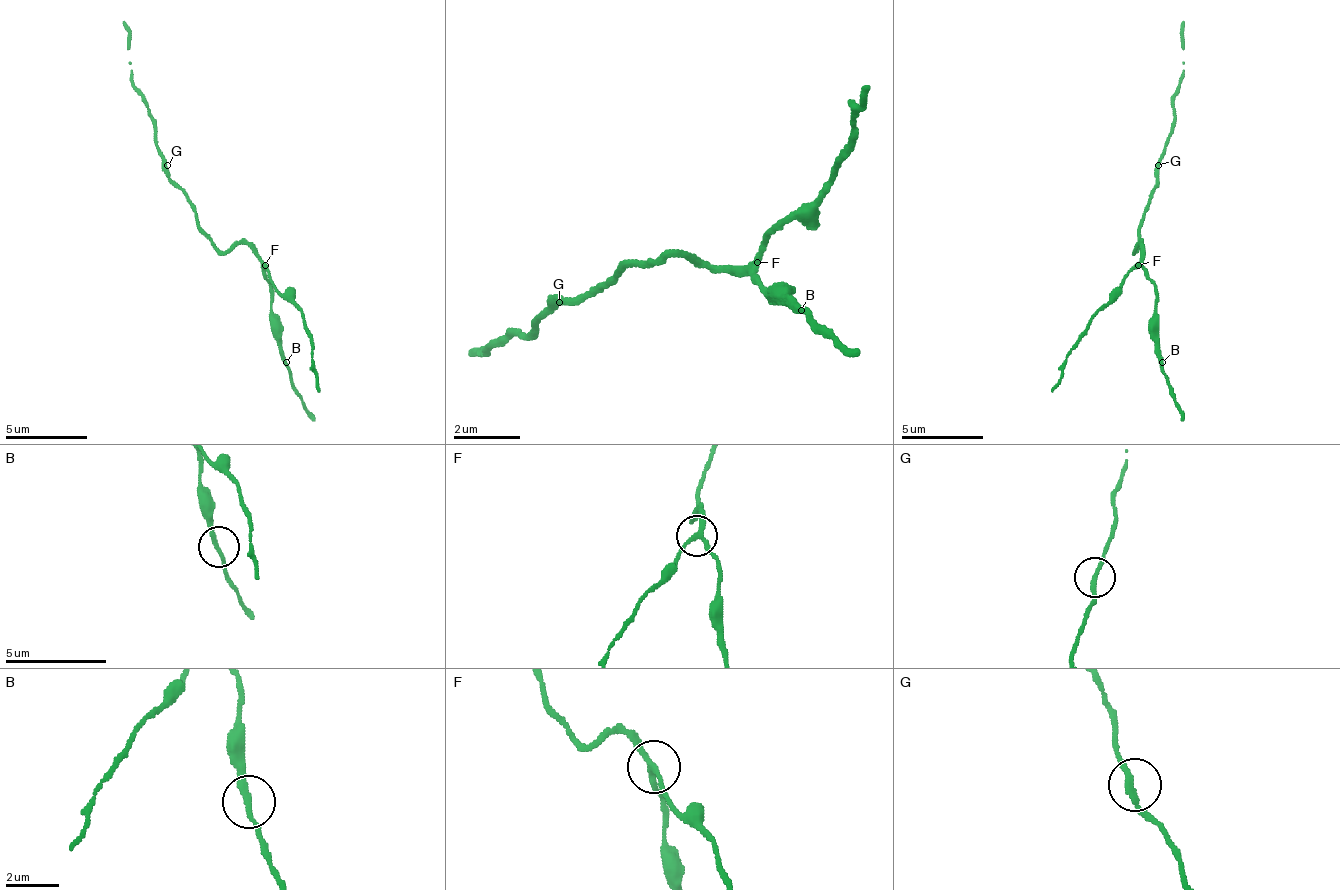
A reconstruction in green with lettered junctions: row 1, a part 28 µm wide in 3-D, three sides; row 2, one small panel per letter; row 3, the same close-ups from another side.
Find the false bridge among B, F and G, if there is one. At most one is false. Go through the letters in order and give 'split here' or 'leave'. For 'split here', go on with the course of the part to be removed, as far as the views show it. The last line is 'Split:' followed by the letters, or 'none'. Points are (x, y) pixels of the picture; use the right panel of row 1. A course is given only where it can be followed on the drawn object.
B: leave
F: split here; course (1137, 264), (1096, 313), (1051, 391)
G: leave
Split: F

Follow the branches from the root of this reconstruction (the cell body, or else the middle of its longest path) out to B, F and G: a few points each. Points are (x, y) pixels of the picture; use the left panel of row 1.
B: (208, 239), (220, 251), (233, 251), (245, 243), (262, 264), (270, 284), (270, 317), (278, 354), (286, 362)
F: (208, 239), (220, 251), (233, 251), (245, 243), (266, 264)
G: (208, 239), (196, 218), (196, 206), (171, 177), (167, 165)

